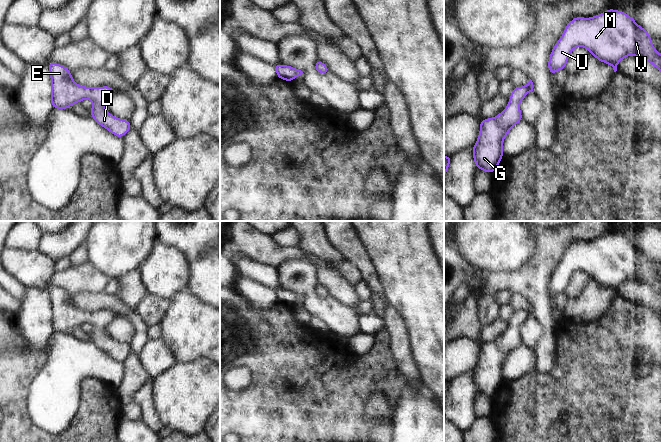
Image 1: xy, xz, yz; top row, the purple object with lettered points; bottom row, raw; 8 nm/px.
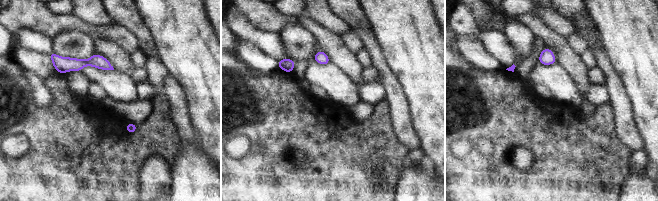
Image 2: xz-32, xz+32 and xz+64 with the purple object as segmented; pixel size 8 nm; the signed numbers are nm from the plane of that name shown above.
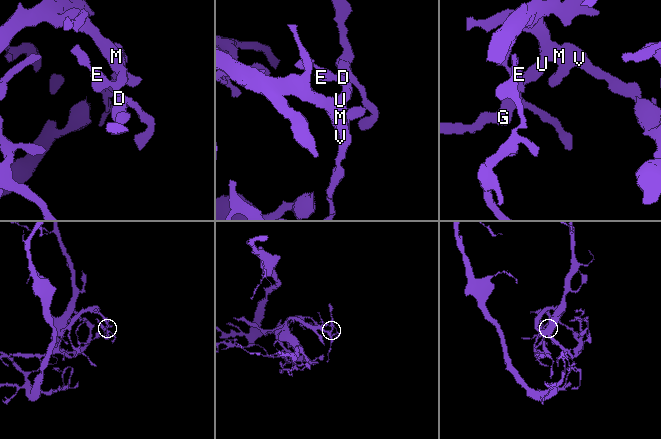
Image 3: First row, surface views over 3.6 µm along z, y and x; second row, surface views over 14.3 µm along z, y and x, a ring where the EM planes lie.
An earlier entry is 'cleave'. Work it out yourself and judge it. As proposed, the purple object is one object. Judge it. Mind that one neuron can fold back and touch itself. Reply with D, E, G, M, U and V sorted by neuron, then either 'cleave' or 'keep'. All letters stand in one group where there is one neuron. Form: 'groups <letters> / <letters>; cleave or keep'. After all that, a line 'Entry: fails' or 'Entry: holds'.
groups D E G M U V; keep
Entry: fails

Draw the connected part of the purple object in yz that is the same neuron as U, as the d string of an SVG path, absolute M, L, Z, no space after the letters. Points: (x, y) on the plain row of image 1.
M608 233L594 241L574 241L565 251L560 263L554 269L549 280L548 293L550 298L566 292L568 282L576 271L586 272L597 284L609 288L617 295L618 287L632 279L651 287L661 296L661 277L653 270L651 260L633 241L623 235Z

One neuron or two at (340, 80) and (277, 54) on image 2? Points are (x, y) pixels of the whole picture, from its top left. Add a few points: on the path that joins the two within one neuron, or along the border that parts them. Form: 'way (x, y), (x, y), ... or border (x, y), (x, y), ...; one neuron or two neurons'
border (278, 35), (280, 47), (288, 57); two neurons

